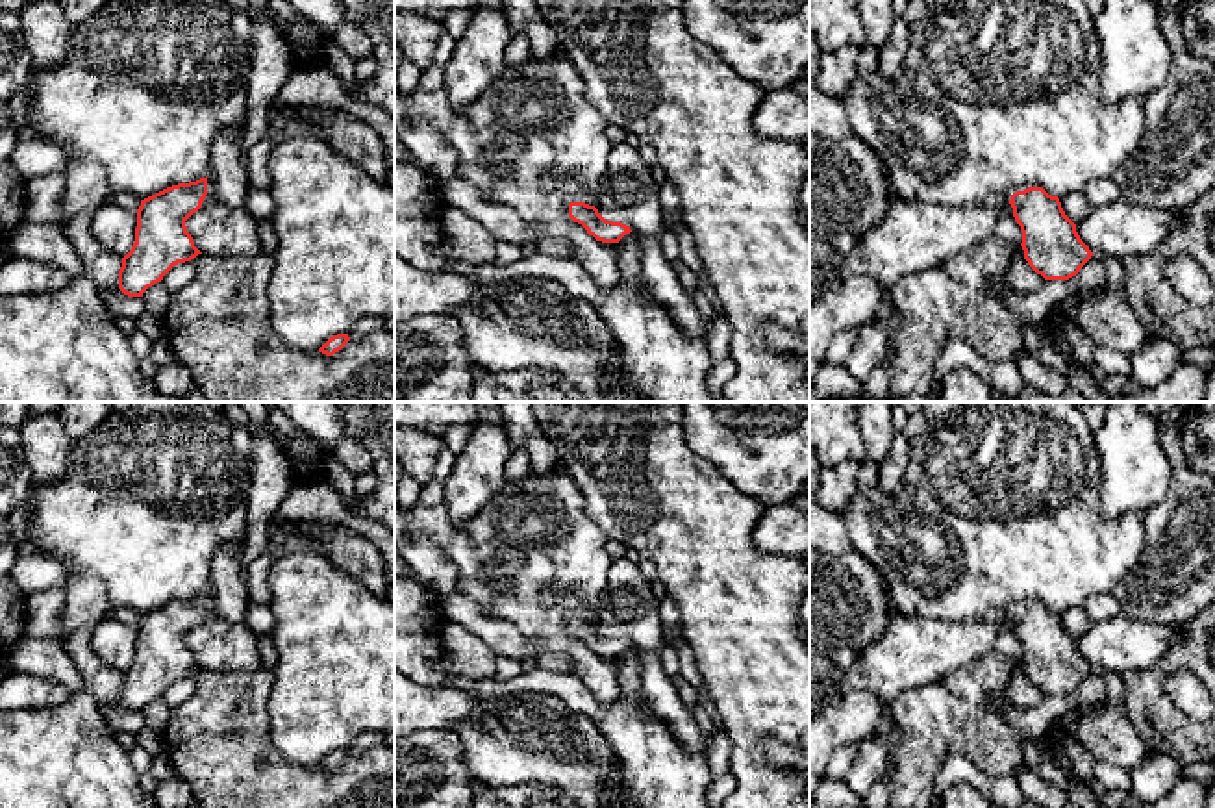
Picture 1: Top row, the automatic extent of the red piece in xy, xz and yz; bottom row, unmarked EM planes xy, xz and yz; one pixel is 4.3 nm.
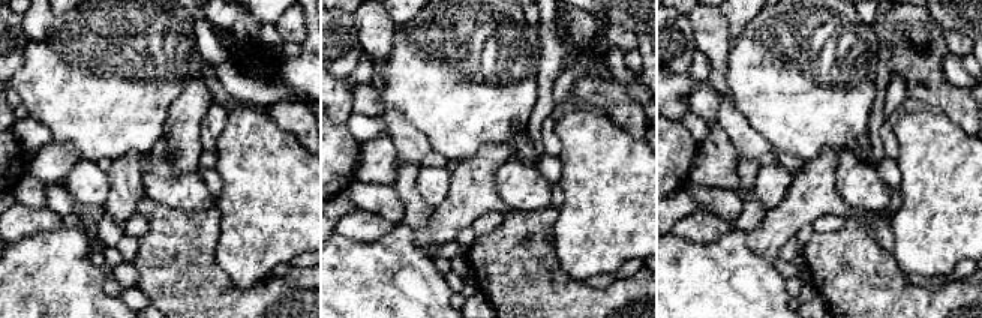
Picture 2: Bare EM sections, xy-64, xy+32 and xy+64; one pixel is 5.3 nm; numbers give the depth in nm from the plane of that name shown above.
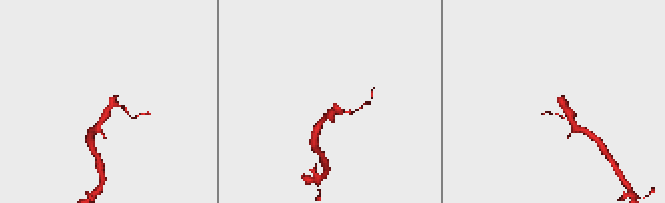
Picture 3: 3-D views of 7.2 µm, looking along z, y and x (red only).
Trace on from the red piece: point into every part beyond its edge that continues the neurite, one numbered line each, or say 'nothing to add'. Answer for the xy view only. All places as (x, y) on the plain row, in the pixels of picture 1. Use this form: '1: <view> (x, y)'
1: xy (228, 599)

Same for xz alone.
1: xz (626, 608)

